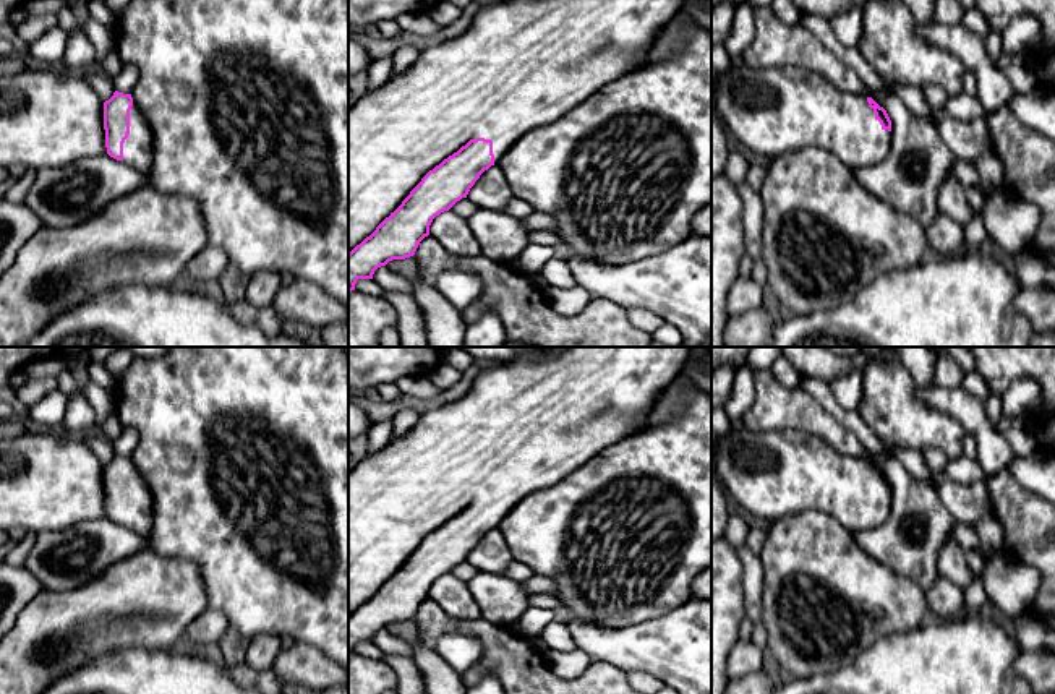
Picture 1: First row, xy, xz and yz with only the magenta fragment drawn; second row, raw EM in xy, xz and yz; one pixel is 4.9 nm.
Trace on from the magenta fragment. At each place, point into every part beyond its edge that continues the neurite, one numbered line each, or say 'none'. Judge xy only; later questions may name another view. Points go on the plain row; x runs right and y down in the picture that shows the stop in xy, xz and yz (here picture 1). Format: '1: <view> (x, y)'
1: xy (138, 511)

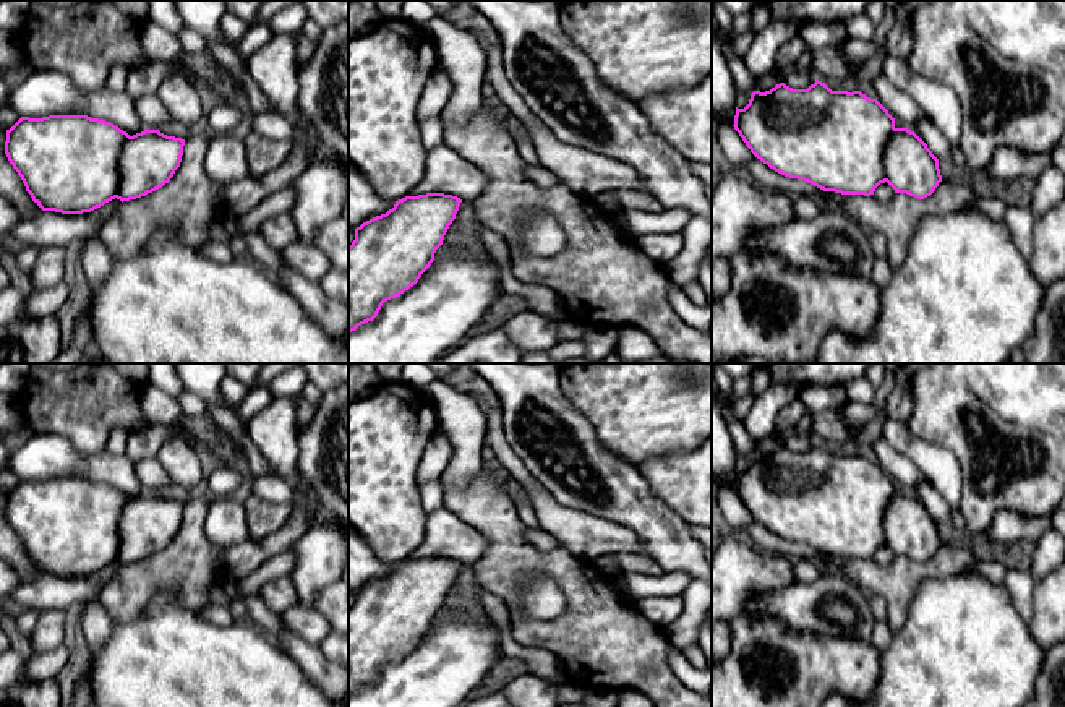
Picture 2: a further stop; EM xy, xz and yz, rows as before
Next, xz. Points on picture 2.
none

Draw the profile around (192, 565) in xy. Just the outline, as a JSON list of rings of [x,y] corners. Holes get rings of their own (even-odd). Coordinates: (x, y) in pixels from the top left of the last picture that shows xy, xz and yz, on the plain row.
[[[195,495],[185,503],[180,530],[162,551],[146,559],[120,566],[101,589],[97,600],[105,606],[113,623],[130,623],[141,615],[159,592],[172,592],[190,610],[211,603],[209,590],[222,585],[227,572],[222,546],[214,545],[204,530],[207,496]]]

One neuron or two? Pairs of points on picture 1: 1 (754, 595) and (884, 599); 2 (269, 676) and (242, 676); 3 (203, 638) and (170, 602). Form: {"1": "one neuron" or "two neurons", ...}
{"1": "two neurons", "2": "one neuron", "3": "two neurons"}

